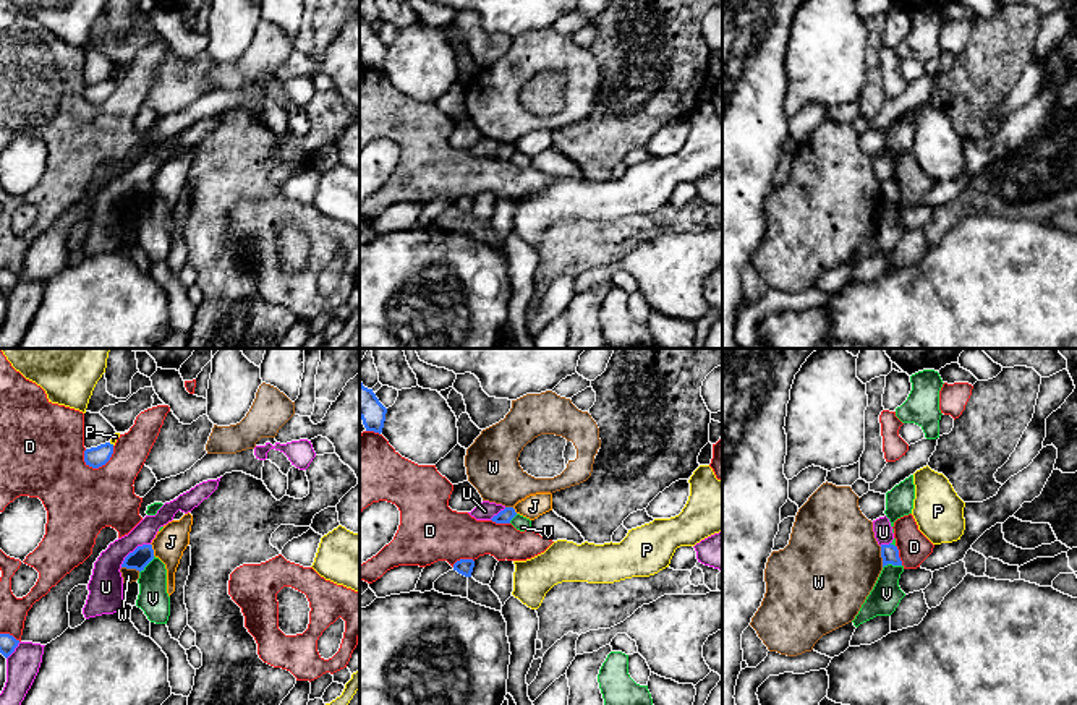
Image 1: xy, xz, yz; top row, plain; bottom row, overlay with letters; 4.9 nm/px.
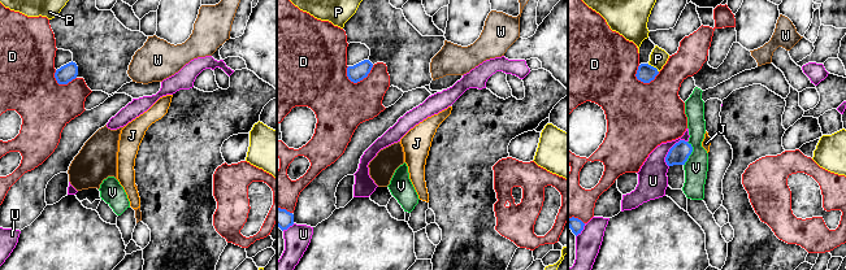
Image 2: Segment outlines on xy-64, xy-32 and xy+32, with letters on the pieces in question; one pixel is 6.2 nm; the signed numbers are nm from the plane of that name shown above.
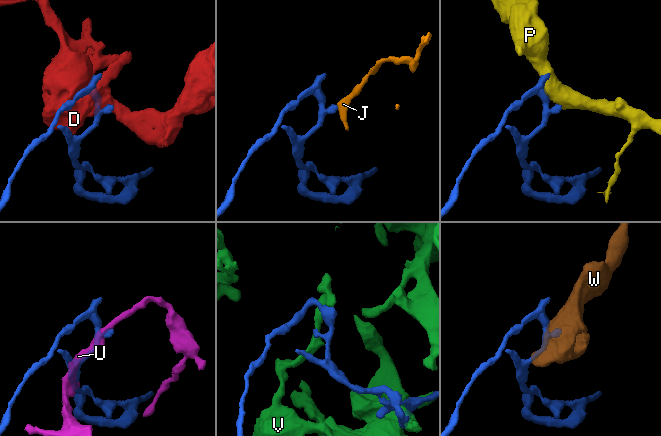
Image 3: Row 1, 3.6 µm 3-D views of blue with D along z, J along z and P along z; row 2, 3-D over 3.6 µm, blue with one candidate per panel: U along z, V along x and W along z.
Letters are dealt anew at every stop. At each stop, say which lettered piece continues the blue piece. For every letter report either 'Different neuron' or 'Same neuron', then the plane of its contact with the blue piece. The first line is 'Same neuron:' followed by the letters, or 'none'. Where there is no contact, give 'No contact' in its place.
Same neuron: none
D: Different neuron. Touches blue in xy
J: Different neuron. Touches blue in xy
P: Different neuron. Touches blue in xy
U: Different neuron. Touches blue in xy
V: Different neuron. Touches blue in yz
W: Different neuron. Touches blue in yz

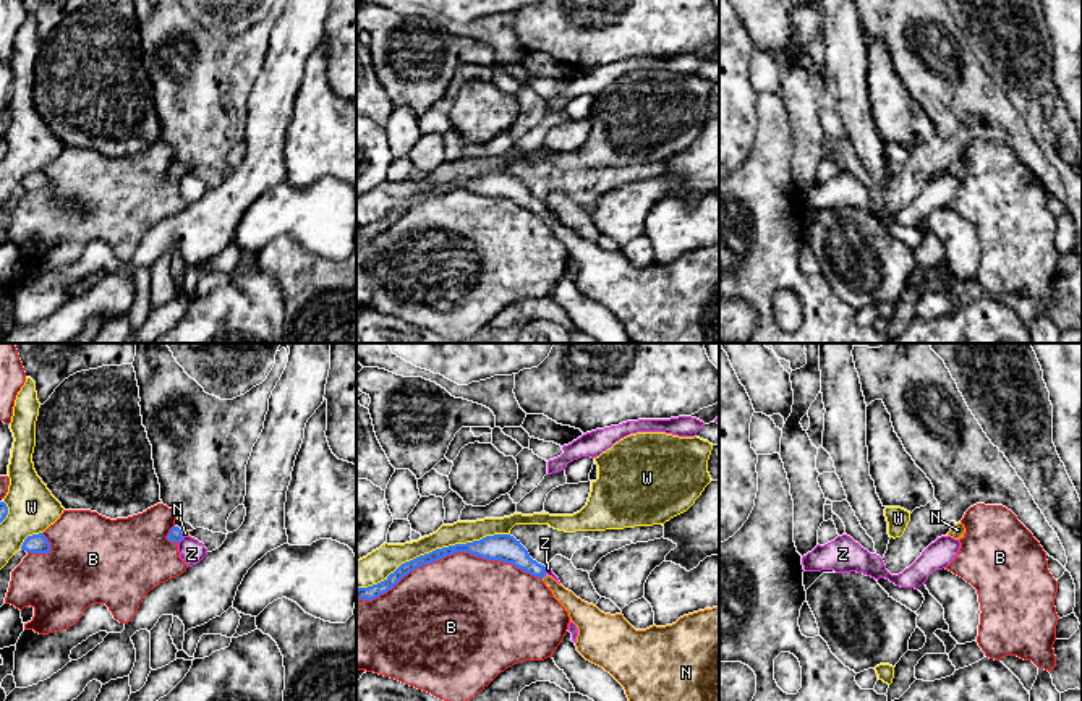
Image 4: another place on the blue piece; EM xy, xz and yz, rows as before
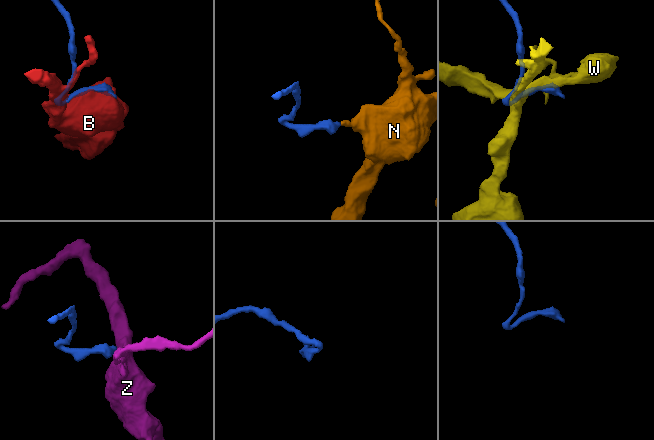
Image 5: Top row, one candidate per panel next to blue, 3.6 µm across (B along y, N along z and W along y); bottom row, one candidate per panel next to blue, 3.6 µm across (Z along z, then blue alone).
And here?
Same neuron: N
B: Different neuron. Touches blue in xz
N: Same neuron. Touches blue in xz
W: Different neuron. Touches blue in xz
Z: Different neuron. Touches blue in xy

